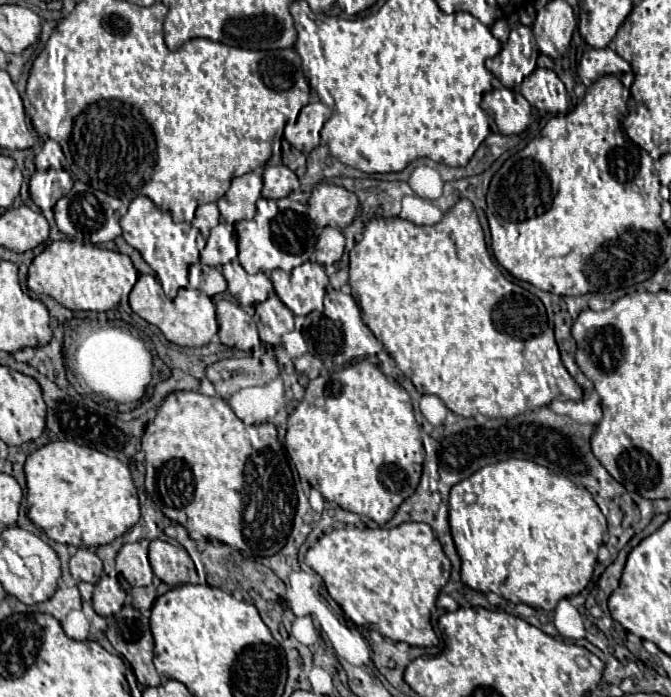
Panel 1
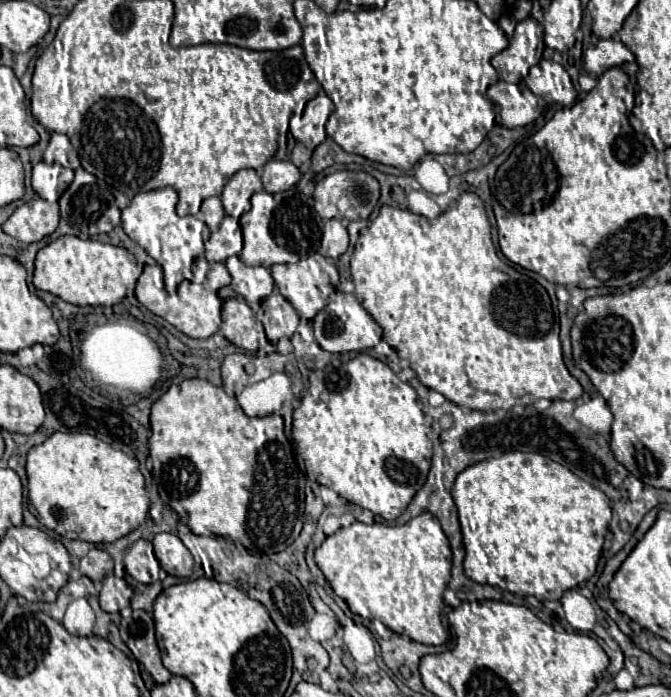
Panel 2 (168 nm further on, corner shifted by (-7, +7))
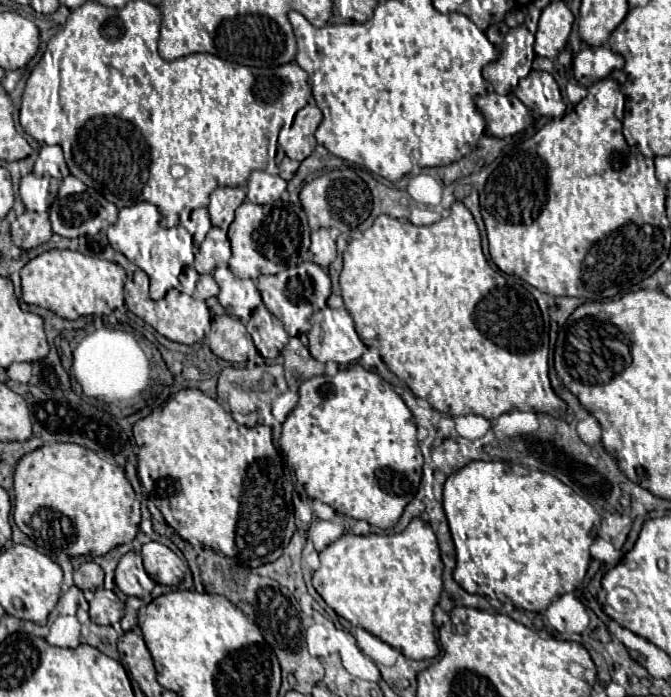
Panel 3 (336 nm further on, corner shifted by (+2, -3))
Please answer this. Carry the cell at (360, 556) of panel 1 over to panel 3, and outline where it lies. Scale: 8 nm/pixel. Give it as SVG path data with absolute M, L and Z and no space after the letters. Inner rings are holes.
M413 518L409 526L393 536L387 534L343 534L339 540L329 544L323 552L319 552L321 566L313 572L313 588L321 594L321 598L345 620L353 626L361 626L373 636L381 638L389 646L401 650L407 658L423 660L435 658L439 654L439 646L435 640L433 626L433 608L439 602L443 582L443 562L437 546L437 538L427 522L421 518Z

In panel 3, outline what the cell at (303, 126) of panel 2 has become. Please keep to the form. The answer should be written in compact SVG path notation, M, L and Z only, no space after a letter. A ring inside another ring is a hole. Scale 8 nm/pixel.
M307 104L295 114L291 128L283 128L279 132L278 145L285 150L285 154L293 160L303 162L317 146L315 130L323 120L321 110L315 104Z

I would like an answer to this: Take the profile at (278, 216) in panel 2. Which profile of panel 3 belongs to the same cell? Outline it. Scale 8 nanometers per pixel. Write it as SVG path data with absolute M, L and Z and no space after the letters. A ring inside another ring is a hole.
M245 200L229 226L229 242L233 256L229 270L239 278L257 280L261 274L279 274L281 270L293 268L307 258L309 250L309 224L301 206L291 202L275 202L273 206L259 206Z

